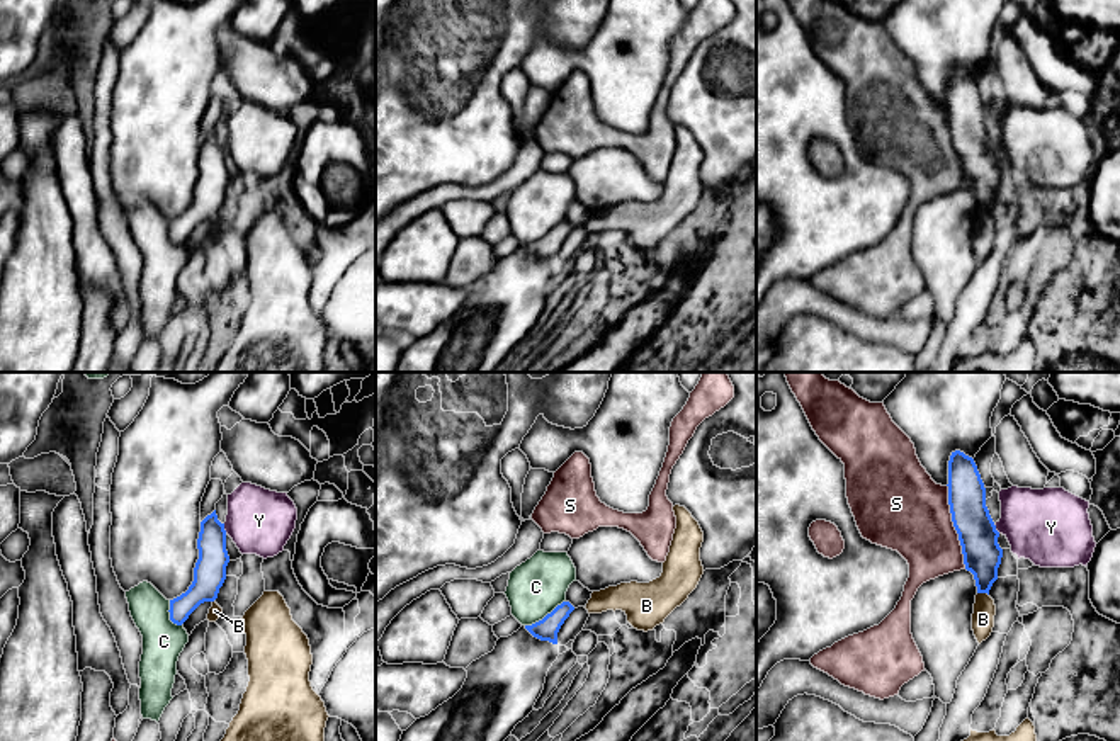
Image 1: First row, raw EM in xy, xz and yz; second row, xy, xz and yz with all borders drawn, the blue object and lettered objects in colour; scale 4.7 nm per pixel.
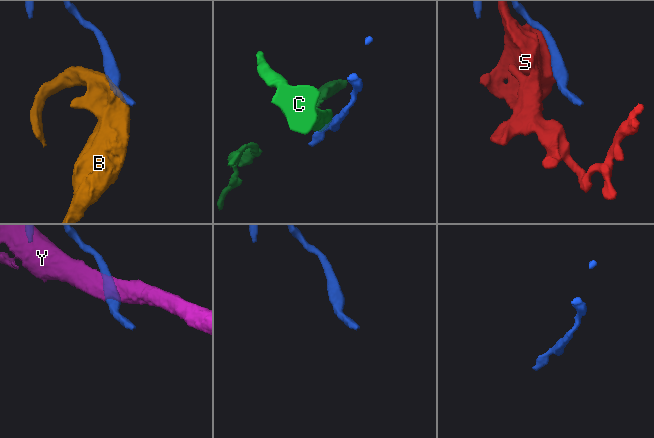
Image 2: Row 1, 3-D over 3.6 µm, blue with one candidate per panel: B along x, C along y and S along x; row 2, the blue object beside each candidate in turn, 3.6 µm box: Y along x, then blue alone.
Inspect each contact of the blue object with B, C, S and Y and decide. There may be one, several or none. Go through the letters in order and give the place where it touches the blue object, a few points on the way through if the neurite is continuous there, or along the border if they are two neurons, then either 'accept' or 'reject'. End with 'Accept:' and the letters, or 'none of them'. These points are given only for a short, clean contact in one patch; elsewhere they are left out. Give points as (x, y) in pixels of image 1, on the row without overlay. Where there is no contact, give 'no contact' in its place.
B: meets blue in yz at (983, 211); border along yz (978, 211), (988, 214); reject
C: meets blue in xz at (546, 235); reject
S: meets blue in yz at (954, 145); reject
Y: meets blue in xy at (223, 148); border along xy (223, 143), (226, 152); reject
Accept: none of them

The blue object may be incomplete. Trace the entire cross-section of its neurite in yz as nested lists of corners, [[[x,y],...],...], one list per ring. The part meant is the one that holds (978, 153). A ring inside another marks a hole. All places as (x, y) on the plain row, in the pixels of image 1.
[[[960,70],[948,80],[948,124],[962,165],[965,189],[974,194],[977,212],[998,199],[1003,168],[999,151],[986,126],[986,107],[972,76]]]

